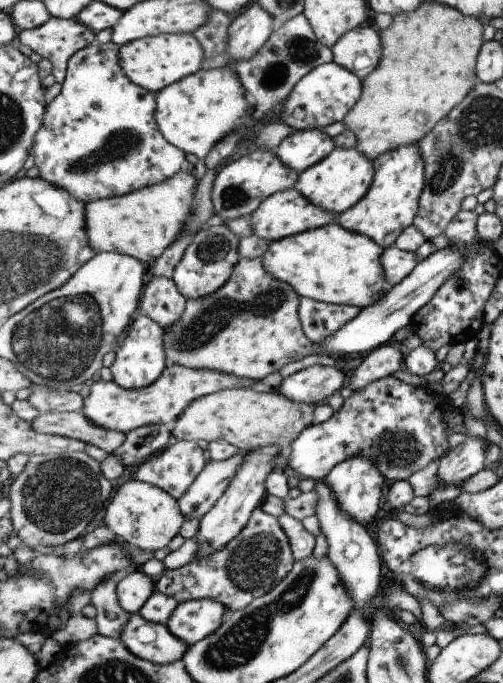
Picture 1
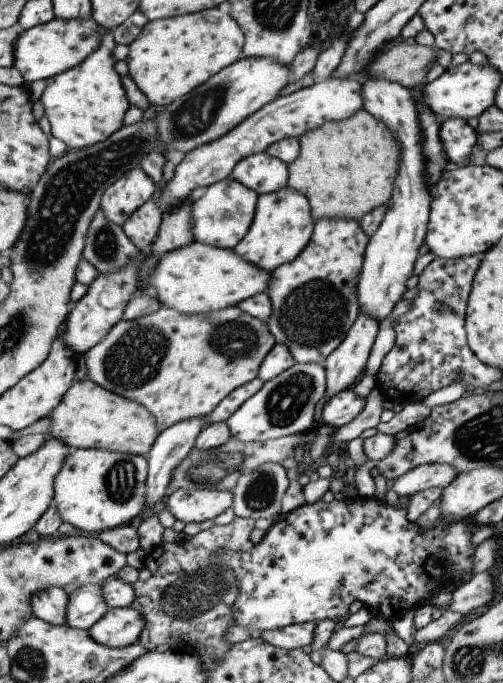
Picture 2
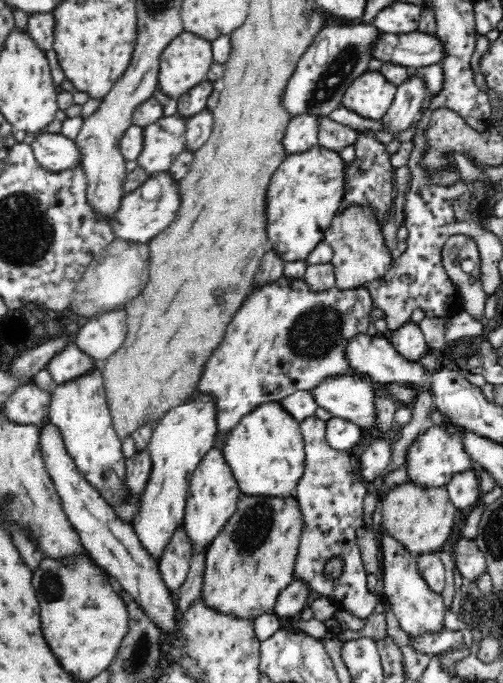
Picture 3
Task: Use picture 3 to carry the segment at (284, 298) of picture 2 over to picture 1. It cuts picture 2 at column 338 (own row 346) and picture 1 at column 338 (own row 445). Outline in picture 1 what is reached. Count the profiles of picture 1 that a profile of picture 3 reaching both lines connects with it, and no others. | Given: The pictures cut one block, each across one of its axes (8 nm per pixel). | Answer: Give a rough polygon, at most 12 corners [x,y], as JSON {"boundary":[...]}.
{"boundary":[[419,143],[374,162],[361,202],[337,221],[395,246],[427,184]]}

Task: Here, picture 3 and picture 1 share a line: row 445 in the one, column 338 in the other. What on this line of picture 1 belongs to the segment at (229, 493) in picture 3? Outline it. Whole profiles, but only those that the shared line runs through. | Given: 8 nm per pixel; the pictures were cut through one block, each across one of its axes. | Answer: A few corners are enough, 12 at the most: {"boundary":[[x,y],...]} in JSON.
{"boundary":[[300,190],[267,198],[253,235],[278,241],[337,221]]}

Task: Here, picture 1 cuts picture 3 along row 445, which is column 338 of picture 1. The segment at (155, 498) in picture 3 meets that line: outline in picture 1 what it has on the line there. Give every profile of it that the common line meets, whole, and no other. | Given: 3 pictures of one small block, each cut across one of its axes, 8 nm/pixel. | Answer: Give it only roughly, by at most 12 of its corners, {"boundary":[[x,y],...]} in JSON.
{"boundary":[[337,147],[296,189],[340,215],[365,198],[375,162]]}

